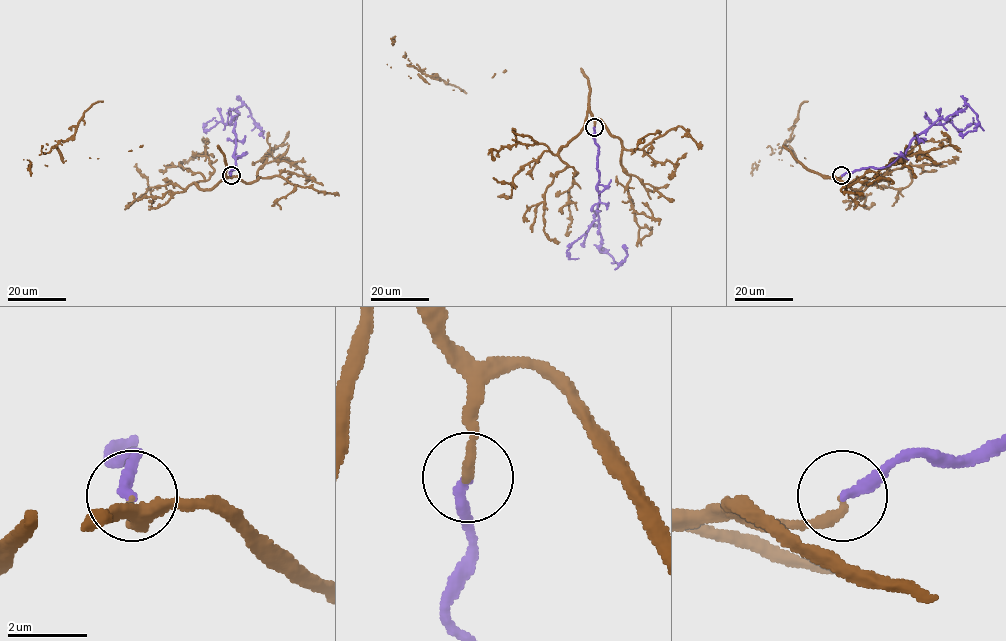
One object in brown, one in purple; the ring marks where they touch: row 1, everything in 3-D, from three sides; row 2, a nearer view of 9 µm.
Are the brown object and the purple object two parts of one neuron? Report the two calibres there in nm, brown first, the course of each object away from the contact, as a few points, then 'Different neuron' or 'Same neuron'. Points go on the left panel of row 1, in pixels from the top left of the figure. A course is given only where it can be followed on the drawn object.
Thickness 240 nm (brown) against 280 nm. Course of brown: (231, 176), (211, 189), (193, 183), (183, 192), (169, 190), (148, 200), (73, 135), (31, 162), (31, 176). Course of purple: (231, 176), (229, 172), (235, 166), (234, 132), (237, 107), (243, 104), (264, 131), (261, 135), (264, 137). Same neuron

